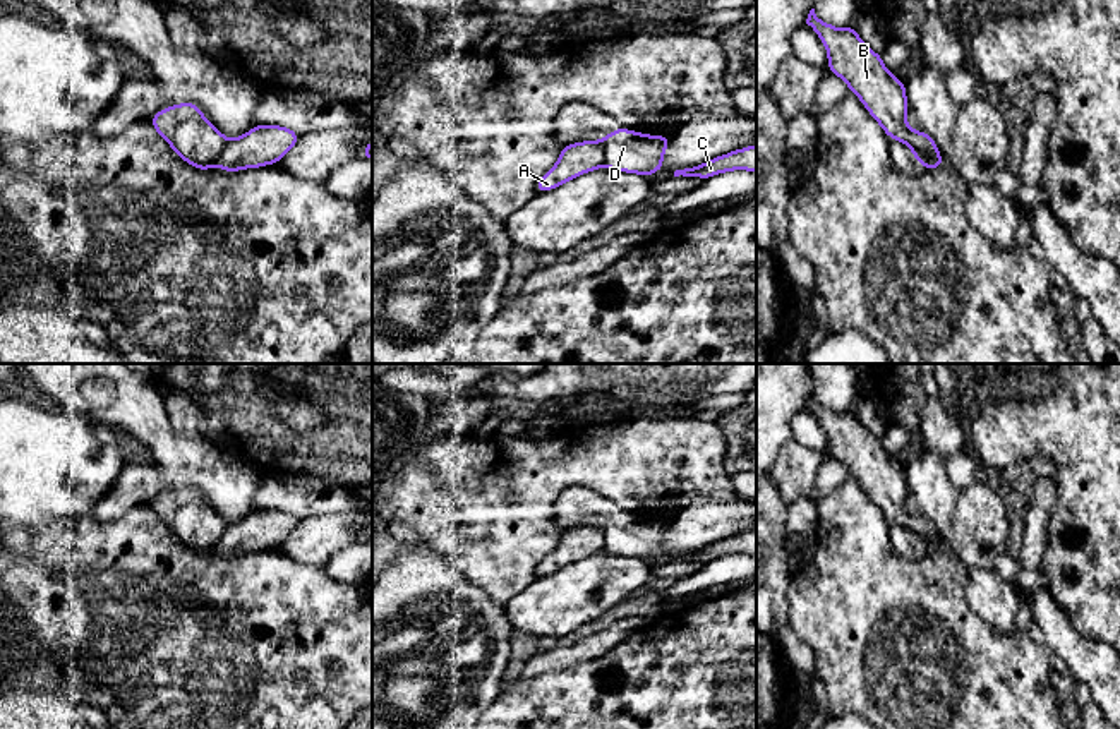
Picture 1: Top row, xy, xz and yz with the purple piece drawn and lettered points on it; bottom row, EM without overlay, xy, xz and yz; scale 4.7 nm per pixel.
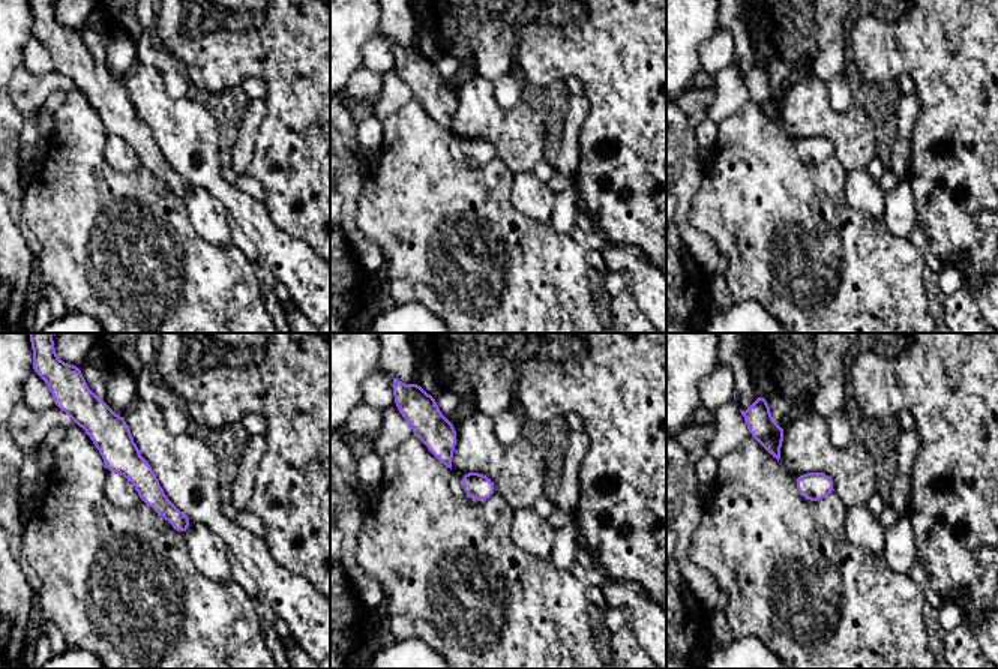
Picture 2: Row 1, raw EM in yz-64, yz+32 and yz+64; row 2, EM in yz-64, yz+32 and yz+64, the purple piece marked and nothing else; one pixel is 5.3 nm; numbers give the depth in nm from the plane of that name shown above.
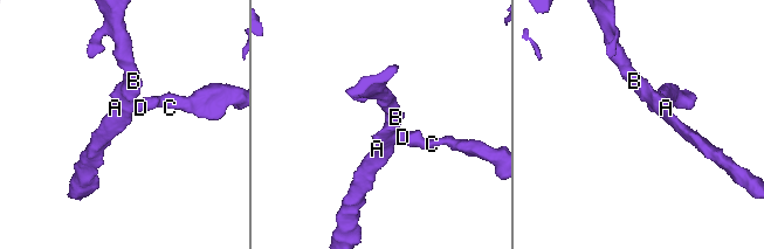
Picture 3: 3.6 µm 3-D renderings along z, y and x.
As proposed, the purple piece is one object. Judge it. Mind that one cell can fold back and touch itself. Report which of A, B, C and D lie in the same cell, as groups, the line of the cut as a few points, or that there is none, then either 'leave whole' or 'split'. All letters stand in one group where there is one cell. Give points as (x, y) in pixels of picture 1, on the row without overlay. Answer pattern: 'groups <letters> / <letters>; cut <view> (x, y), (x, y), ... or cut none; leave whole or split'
groups A B / C D; cut yz (911, 532), (925, 537), (930, 542), (932, 553); split

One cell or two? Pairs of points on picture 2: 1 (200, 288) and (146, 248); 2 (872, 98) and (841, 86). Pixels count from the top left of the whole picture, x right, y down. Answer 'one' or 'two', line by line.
1: one
2: two

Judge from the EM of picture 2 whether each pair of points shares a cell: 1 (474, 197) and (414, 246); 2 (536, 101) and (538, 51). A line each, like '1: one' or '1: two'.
1: one
2: two

